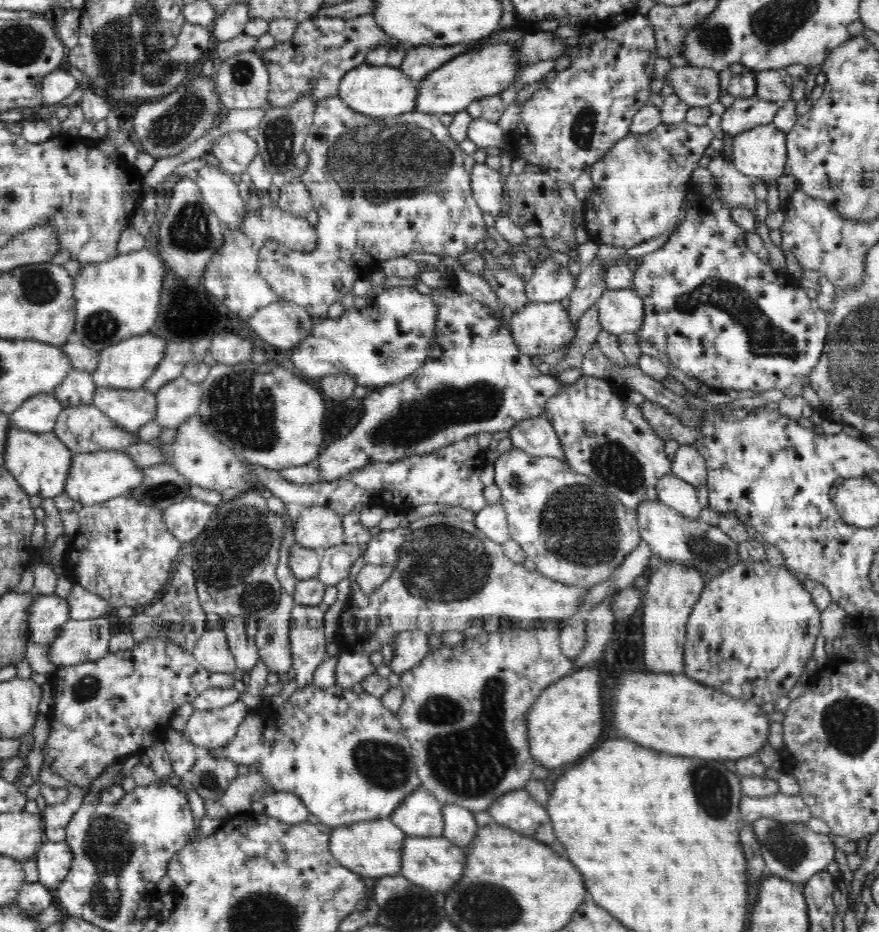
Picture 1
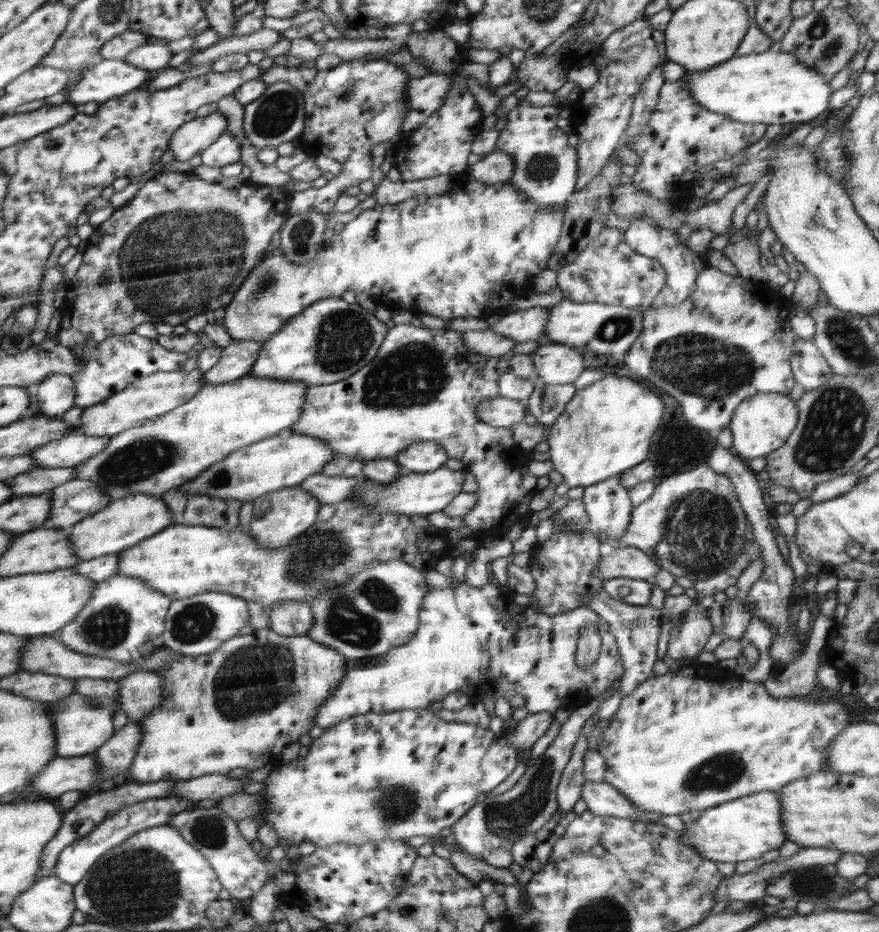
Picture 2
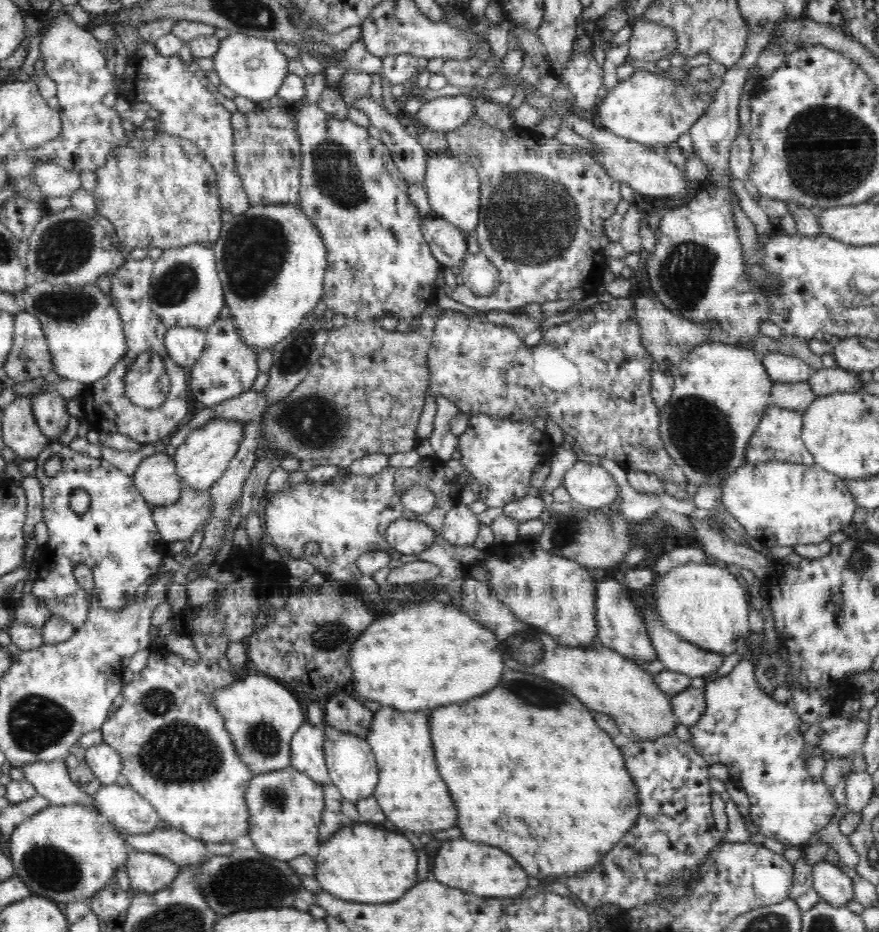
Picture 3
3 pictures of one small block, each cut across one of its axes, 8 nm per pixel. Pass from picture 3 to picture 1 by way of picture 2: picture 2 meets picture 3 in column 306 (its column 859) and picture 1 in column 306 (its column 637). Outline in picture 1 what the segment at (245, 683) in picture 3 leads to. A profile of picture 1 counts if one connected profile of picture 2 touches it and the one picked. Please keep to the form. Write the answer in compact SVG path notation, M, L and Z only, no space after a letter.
M311 685L306 688L297 688L293 694L286 700L283 706L275 708L274 706L261 707L254 709L254 714L251 710L248 716L244 718L244 722L238 726L236 736L230 744L226 744L224 748L218 750L207 750L206 752L214 757L224 757L230 759L239 765L247 764L251 766L253 763L259 763L259 771L266 777L268 786L273 792L291 792L300 797L300 800L306 805L306 808L317 816L320 822L328 825L329 827L336 828L338 826L348 826L356 824L356 822L366 822L366 820L376 820L380 818L387 818L392 814L392 811L398 808L398 804L416 788L421 787L420 777L417 775L412 759L412 752L410 752L410 744L405 735L402 733L400 721L395 713L388 710L382 701L377 696L372 696L366 692L356 693L352 689L338 688L332 686L330 688L318 688Z

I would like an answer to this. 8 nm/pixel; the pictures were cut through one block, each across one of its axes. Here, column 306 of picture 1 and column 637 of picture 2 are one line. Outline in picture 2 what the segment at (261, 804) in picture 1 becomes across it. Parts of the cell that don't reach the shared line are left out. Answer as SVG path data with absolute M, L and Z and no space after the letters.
M586 781L581 792L587 810L597 815L612 815L629 819L656 823L663 816L661 812L646 812L636 808L623 794L613 786L602 781Z

